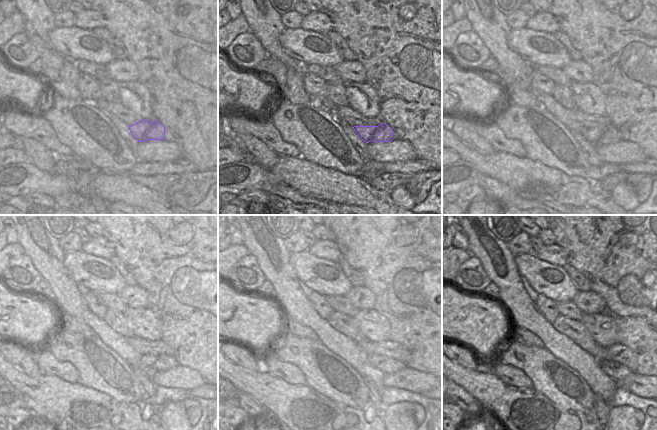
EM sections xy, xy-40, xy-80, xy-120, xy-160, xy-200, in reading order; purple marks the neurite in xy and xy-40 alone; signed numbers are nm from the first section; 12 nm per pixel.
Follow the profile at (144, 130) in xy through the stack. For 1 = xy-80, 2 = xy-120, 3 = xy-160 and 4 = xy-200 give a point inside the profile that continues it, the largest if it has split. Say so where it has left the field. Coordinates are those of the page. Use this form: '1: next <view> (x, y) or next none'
1: next xy-80 (602, 135)
2: next xy-120 (163, 362)
3: next xy-160 (388, 366)
4: next xy-200 (617, 371)

